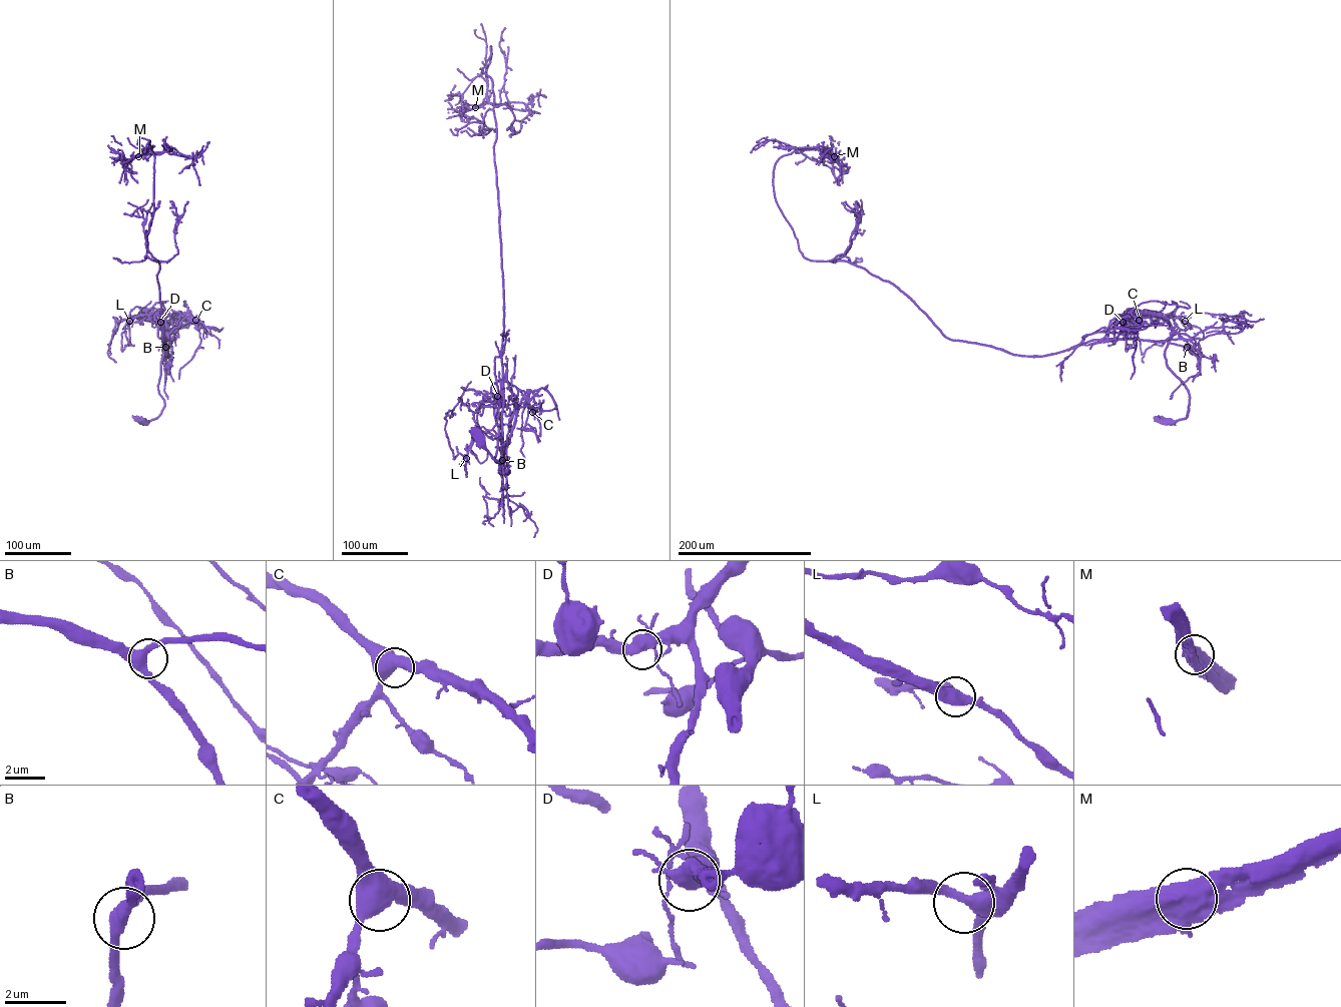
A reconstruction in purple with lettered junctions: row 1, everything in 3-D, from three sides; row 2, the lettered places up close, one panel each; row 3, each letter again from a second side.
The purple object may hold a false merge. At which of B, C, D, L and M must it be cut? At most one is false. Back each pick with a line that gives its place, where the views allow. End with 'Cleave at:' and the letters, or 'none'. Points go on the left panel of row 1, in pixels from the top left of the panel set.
M: at (138, 156)
Cleave at: M

